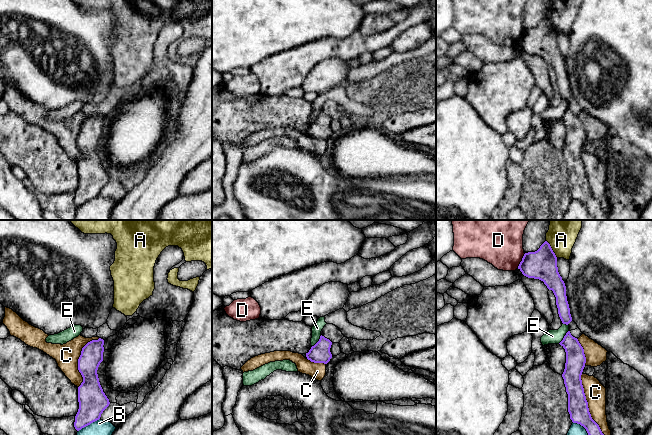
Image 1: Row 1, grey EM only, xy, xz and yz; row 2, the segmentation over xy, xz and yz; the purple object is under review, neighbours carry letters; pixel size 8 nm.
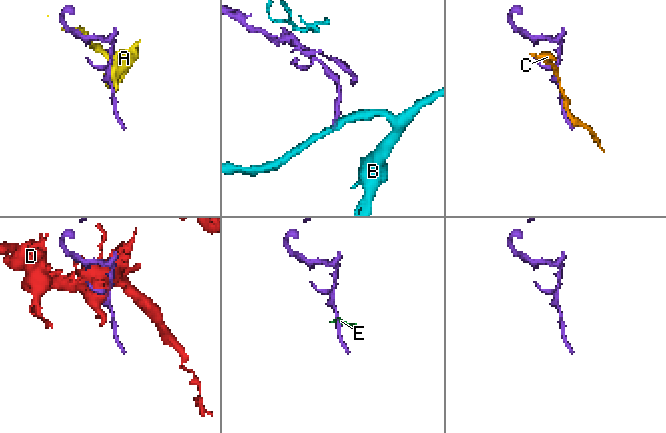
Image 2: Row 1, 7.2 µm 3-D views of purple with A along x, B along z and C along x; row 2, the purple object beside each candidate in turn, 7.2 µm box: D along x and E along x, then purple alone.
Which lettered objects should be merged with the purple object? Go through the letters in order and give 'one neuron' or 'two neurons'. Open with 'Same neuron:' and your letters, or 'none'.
Same neuron: none
A: two neurons
B: two neurons
C: two neurons
D: two neurons
E: two neurons

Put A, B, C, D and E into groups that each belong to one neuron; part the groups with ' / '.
A / B / C / D / E

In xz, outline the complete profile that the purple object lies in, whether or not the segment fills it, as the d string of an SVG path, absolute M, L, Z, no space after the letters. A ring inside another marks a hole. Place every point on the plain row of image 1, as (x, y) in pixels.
M321 111L319 117L306 129L307 135L314 139L327 140L332 134L331 121L332 118Z

